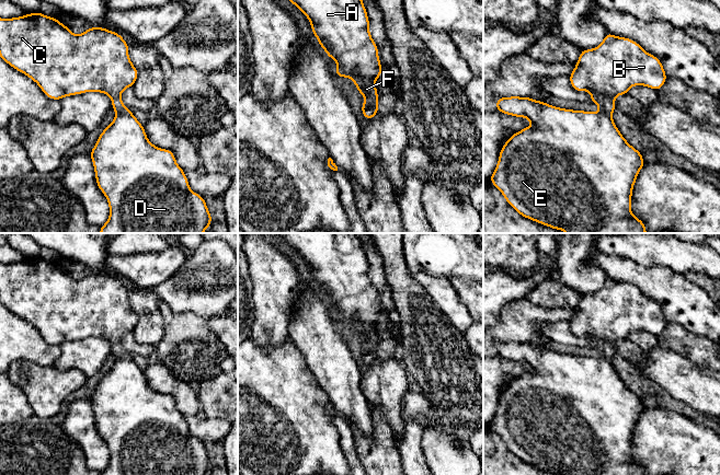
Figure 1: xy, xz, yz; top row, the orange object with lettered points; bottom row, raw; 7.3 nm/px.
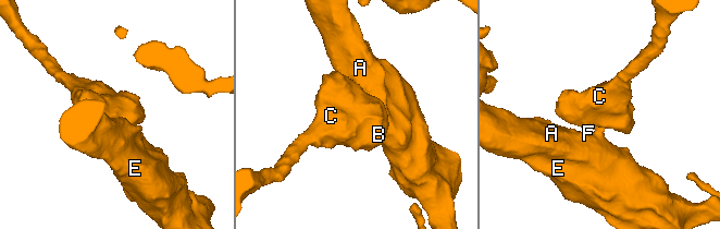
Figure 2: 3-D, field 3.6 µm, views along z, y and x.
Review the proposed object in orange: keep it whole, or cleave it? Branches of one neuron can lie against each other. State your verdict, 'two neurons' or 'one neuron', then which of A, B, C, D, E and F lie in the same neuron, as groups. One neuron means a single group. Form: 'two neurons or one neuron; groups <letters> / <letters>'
one neuron; groups A B C D E F

